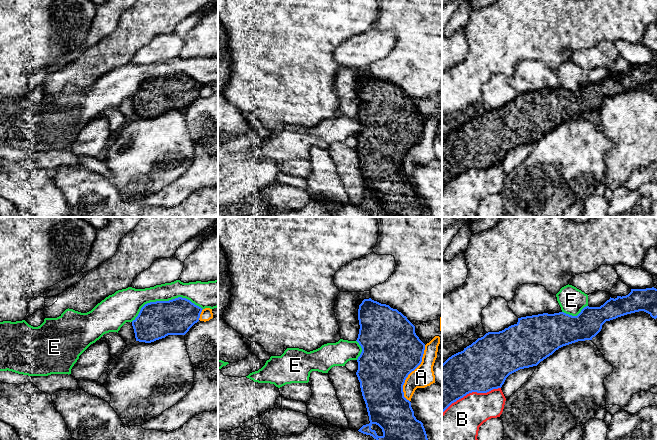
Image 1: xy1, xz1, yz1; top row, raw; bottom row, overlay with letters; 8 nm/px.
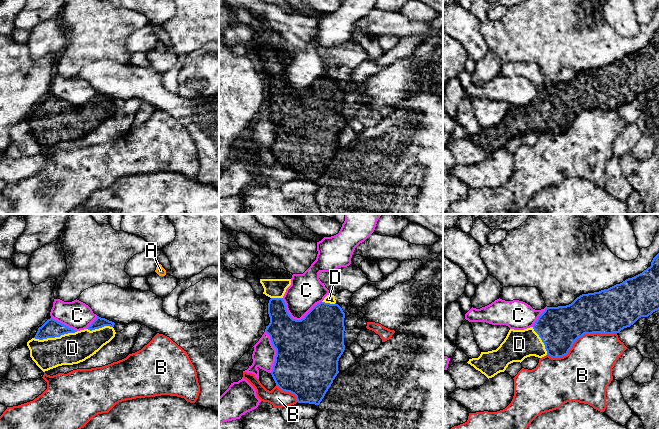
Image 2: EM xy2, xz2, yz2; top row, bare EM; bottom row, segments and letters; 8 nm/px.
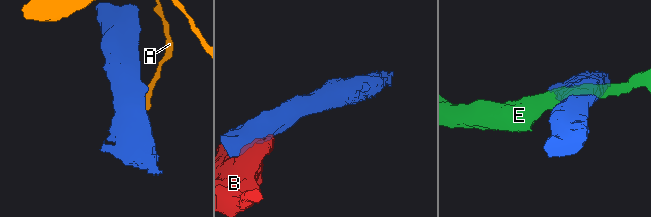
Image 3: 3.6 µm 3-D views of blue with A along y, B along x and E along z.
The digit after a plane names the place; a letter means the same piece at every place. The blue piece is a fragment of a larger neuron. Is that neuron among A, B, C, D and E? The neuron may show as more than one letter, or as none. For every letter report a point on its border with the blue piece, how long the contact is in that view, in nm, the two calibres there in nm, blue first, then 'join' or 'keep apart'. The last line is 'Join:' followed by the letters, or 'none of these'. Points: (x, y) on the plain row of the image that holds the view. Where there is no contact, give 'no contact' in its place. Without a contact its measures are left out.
A: xz1 (410, 148) | 480 nm | 480/170 nm | keep apart
B: yz2 (579, 113) | 600 nm | 340/400 nm | keep apart
C: xz2 (297, 96) | 320 nm | 500/260 nm | keep apart
D: xy2 (55, 112) | 360 nm | 150/260 nm | join
E: xy1 (165, 77) | 600 nm | 300/180 nm | keep apart
Join: D

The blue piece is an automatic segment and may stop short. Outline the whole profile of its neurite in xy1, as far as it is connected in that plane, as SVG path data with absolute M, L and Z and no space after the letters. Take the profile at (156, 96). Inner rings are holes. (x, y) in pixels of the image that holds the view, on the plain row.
M182 73L147 79L132 97L136 117L151 119L168 111L185 111L202 86Z

